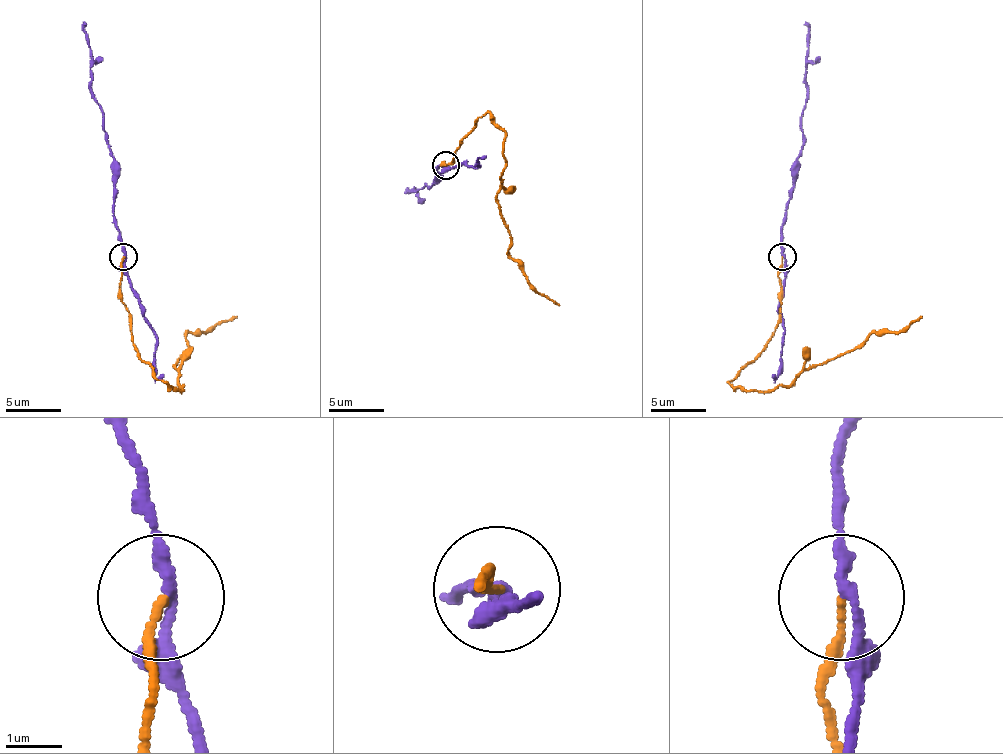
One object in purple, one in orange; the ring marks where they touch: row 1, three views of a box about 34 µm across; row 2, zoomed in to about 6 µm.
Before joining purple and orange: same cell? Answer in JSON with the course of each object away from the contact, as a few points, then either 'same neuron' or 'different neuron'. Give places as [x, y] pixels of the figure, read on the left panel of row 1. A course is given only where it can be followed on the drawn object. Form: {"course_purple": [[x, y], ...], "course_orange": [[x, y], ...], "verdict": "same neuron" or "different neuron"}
{"course_purple": [[125, 257], [114, 216], [114, 158], [109, 147], [103, 111], [92, 91], [86, 22]], "course_orange": [[122, 257], [120, 302], [131, 340], [169, 387], [183, 390], [175, 365], [189, 349], [186, 335], [236, 315]], "verdict": "different neuron"}

